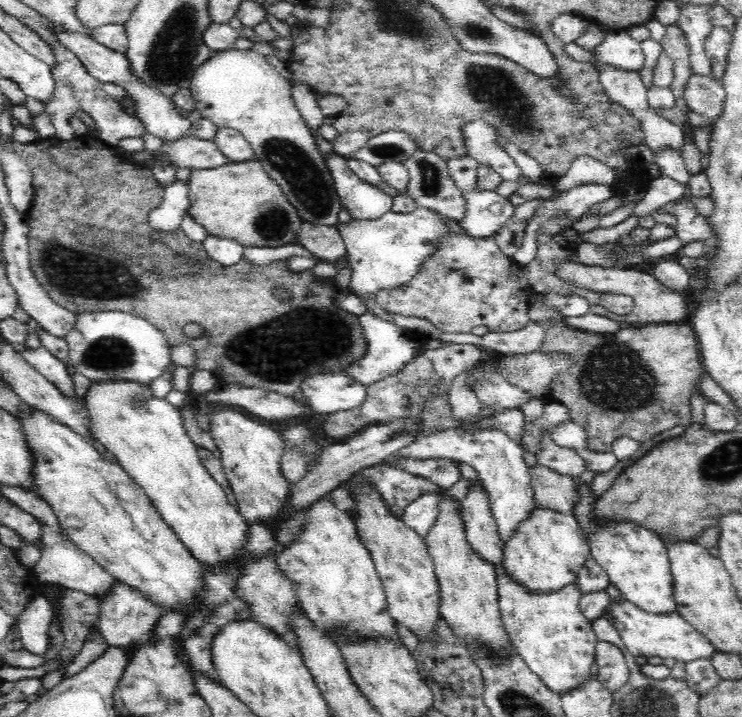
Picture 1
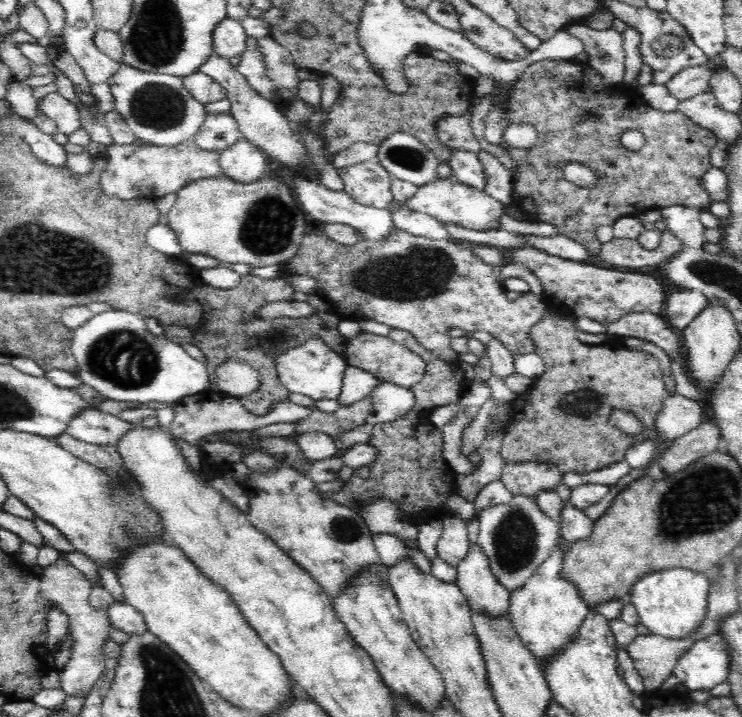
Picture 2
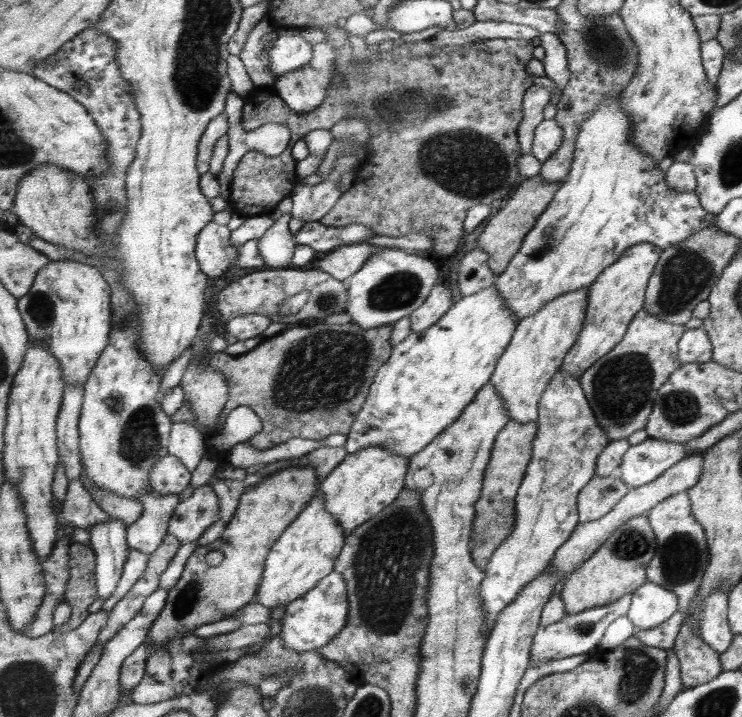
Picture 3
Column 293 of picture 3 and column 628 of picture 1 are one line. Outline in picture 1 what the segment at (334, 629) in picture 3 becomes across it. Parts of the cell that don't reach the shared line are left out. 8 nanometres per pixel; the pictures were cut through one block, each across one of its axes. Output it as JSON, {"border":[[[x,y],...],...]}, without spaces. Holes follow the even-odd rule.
{"border":[[[621,598],[618,602],[611,602],[609,609],[610,625],[614,625],[620,632],[626,648],[634,656],[661,656],[674,658],[676,662],[695,661],[696,659],[710,659],[716,654],[716,647],[698,630],[691,626],[678,612],[670,616],[649,614],[638,609],[626,599]]]}

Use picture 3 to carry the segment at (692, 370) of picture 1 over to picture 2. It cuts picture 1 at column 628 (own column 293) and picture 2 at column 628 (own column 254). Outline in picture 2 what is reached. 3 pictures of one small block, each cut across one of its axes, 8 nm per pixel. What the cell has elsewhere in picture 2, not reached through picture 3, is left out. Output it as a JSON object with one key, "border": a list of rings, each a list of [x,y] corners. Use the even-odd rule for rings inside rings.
{"border":[[[547,311],[544,318],[529,332],[535,353],[542,358],[544,372],[532,380],[523,393],[515,395],[512,411],[504,426],[504,440],[499,453],[503,464],[534,462],[556,468],[562,476],[569,473],[588,475],[594,470],[606,468],[614,462],[622,462],[626,449],[646,436],[628,436],[608,424],[607,416],[611,409],[628,410],[640,417],[644,425],[653,430],[653,422],[662,408],[664,397],[669,393],[657,368],[657,361],[650,353],[623,346],[612,348],[607,344],[590,346],[577,337],[575,319],[560,317]]]}

